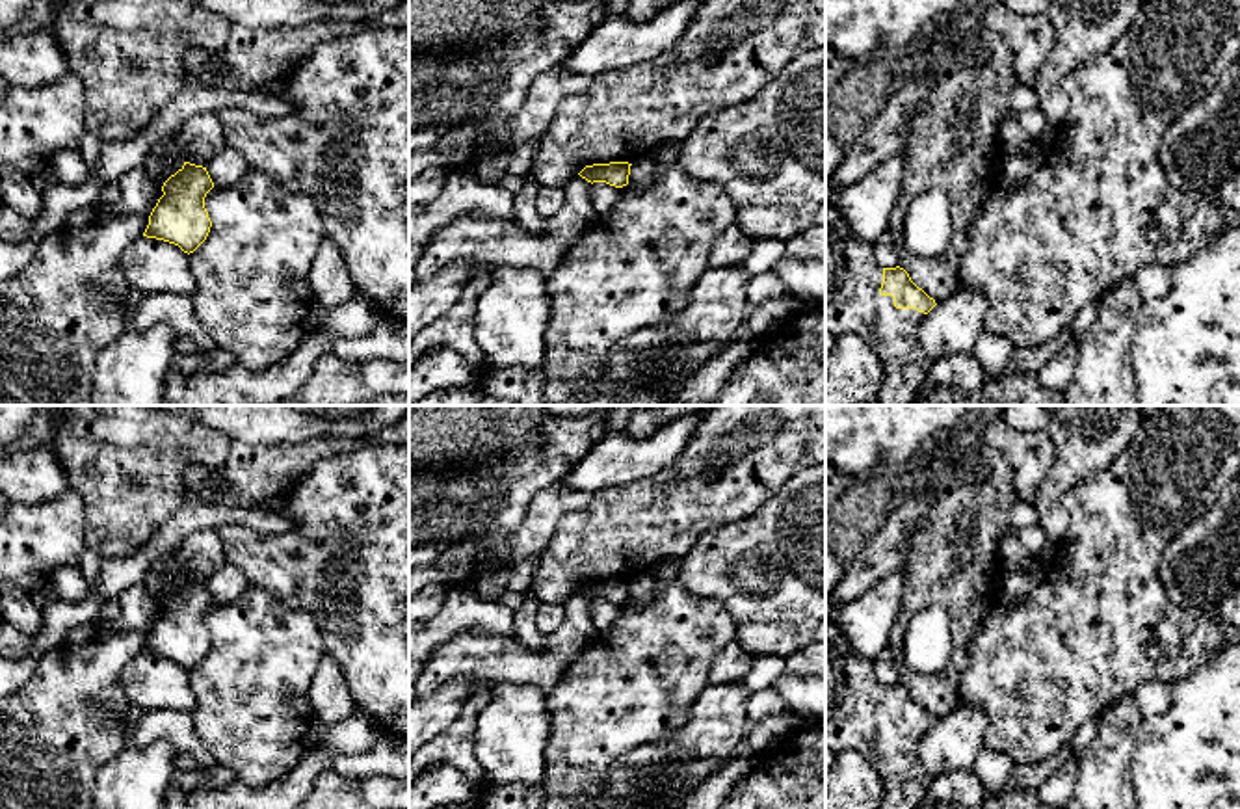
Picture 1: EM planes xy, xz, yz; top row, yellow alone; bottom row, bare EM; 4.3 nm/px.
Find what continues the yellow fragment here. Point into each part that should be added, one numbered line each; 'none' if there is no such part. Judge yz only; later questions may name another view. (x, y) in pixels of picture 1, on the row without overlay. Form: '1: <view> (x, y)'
1: yz (854, 694)

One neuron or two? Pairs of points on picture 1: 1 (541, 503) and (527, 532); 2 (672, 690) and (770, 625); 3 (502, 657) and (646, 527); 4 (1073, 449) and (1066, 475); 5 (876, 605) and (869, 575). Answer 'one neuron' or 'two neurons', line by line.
1: one neuron
2: two neurons
3: two neurons
4: one neuron
5: two neurons

